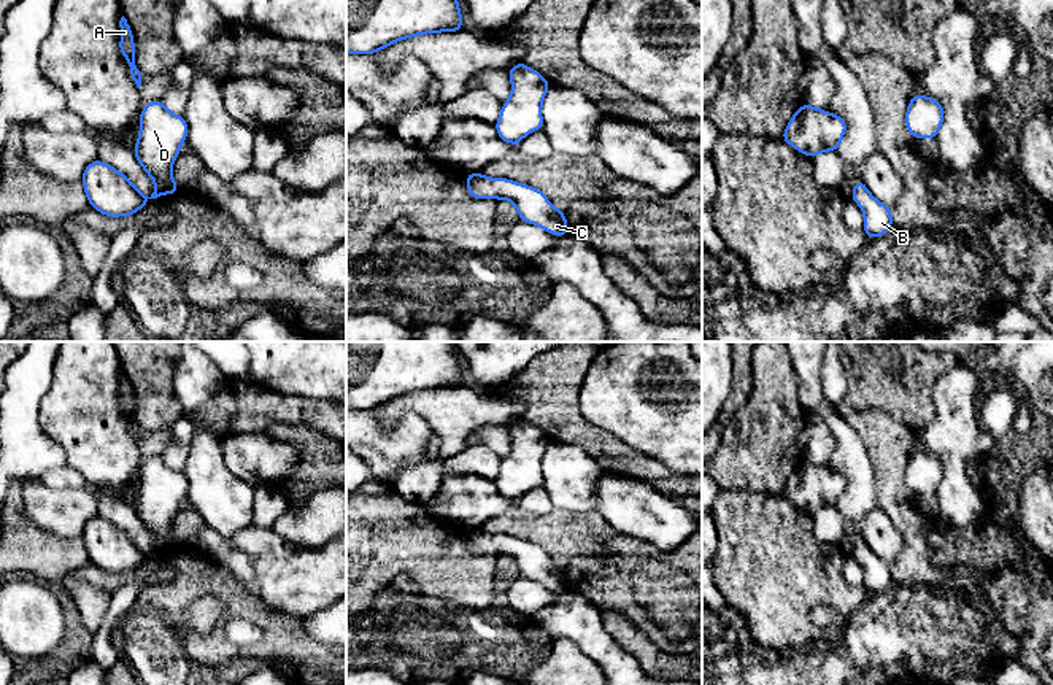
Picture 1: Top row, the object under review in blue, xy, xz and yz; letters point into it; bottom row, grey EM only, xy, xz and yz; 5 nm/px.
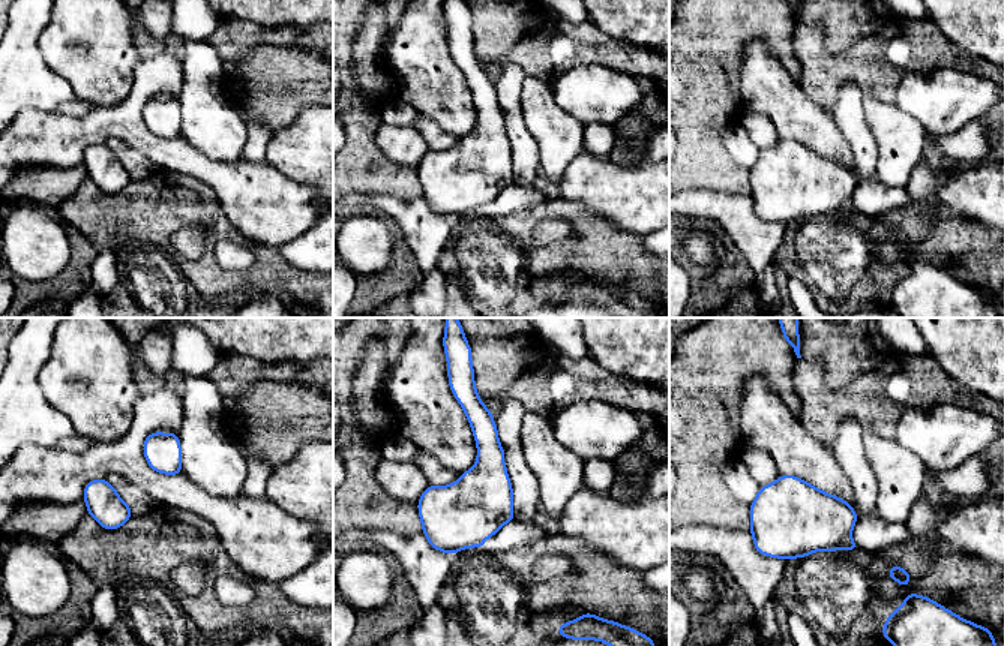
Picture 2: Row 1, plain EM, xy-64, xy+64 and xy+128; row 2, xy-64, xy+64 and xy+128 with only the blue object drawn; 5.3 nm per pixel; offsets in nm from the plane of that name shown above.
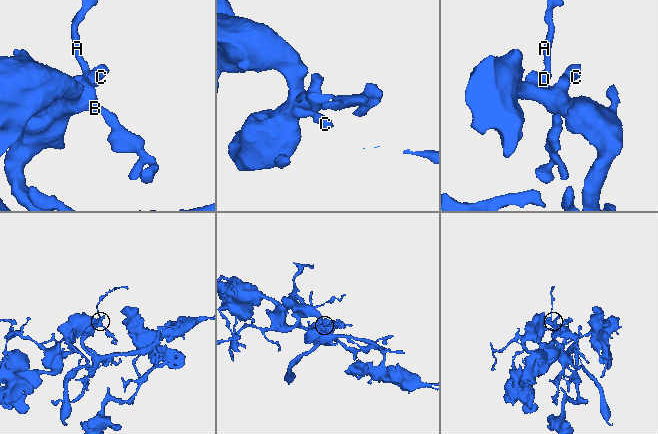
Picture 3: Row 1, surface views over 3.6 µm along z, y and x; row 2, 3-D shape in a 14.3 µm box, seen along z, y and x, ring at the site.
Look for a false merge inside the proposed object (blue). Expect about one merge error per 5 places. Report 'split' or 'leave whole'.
leave whole

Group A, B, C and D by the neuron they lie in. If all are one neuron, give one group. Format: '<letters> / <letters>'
A B C D

